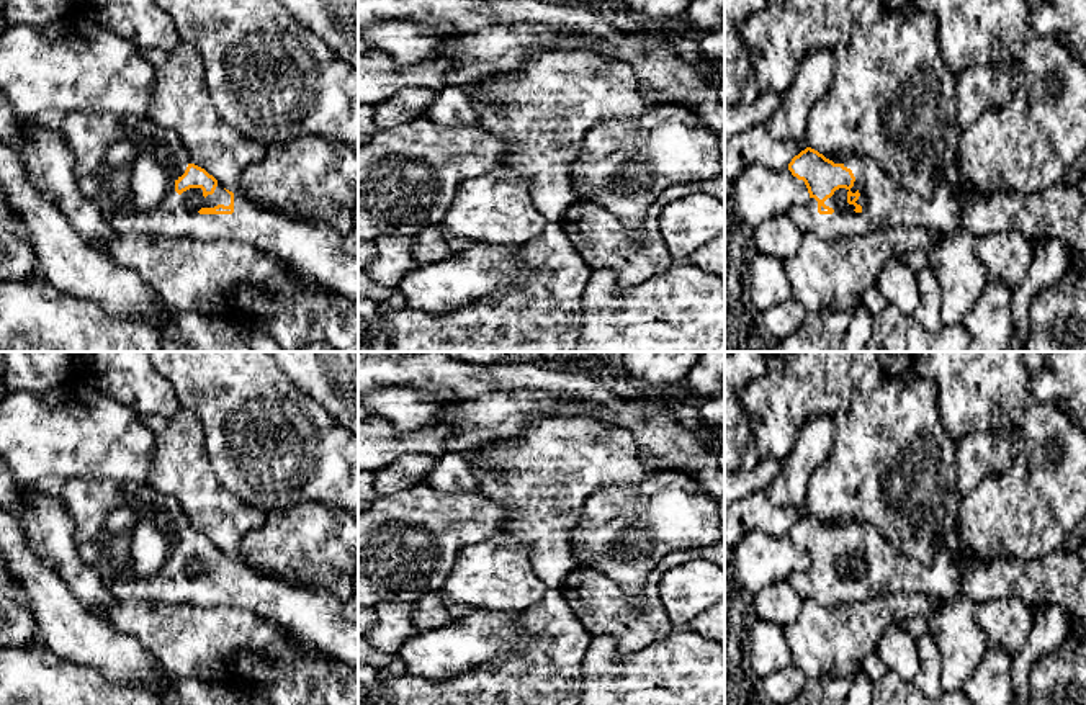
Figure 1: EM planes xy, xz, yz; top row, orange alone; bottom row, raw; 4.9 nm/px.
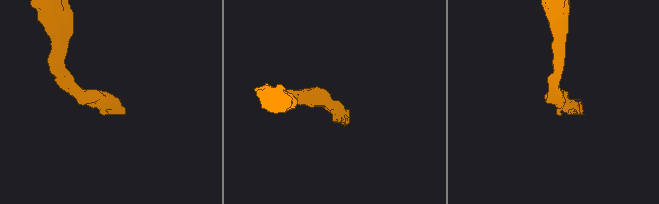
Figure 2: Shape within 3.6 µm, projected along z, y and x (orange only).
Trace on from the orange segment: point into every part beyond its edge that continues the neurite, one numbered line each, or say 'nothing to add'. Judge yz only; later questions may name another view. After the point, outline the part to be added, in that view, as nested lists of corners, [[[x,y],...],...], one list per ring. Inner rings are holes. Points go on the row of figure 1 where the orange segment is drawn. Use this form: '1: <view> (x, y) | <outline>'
1: yz (885, 205) | [[[852,154],[832,162],[852,170],[855,182],[850,191],[860,193],[855,203],[862,206],[862,211],[855,213],[855,206],[847,203],[849,190],[846,188],[836,190],[824,201],[826,206],[834,209],[832,214],[819,214],[818,201],[810,198],[805,204],[793,206],[788,211],[803,234],[841,239],[904,226],[926,227],[947,236],[962,224],[962,201],[945,182],[939,182],[934,195],[924,198],[898,186],[868,155]]]

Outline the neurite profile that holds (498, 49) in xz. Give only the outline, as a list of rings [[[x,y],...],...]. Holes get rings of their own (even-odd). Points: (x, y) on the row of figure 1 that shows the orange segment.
[[[543,25],[491,26],[448,38],[442,46],[442,61],[451,65],[445,85],[469,88],[527,65],[538,52],[589,51],[592,44],[582,33],[563,33]]]

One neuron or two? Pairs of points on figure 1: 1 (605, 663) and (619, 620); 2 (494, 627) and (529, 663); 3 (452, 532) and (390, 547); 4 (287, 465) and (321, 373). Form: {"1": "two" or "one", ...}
{"1": "two", "2": "two", "3": "one", "4": "two"}

